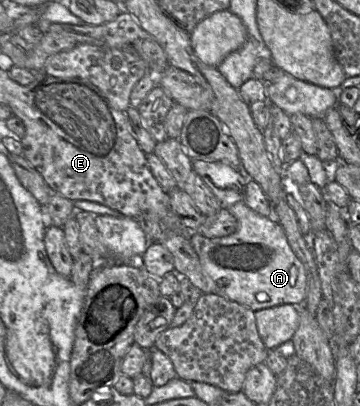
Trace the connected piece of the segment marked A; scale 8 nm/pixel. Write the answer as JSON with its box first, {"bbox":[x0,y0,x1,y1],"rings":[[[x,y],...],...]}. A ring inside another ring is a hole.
{"bbox":[190,201,307,311],"rings":[[[243,201],[225,205],[237,219],[237,230],[226,237],[206,238],[192,232],[190,242],[201,266],[215,284],[215,292],[252,311],[282,304],[303,305],[307,278],[303,264],[292,251],[283,227],[273,218],[250,209]]]}

